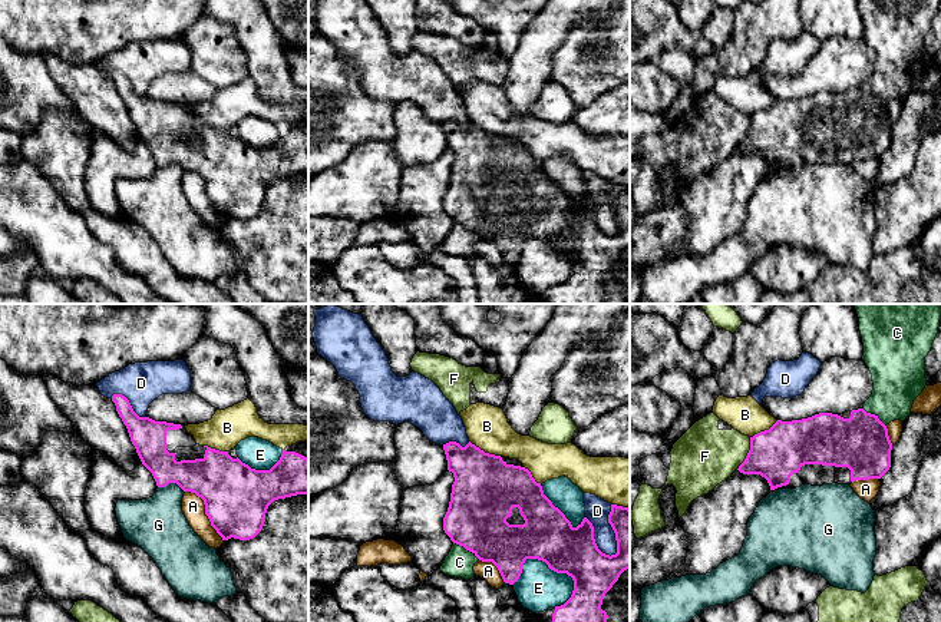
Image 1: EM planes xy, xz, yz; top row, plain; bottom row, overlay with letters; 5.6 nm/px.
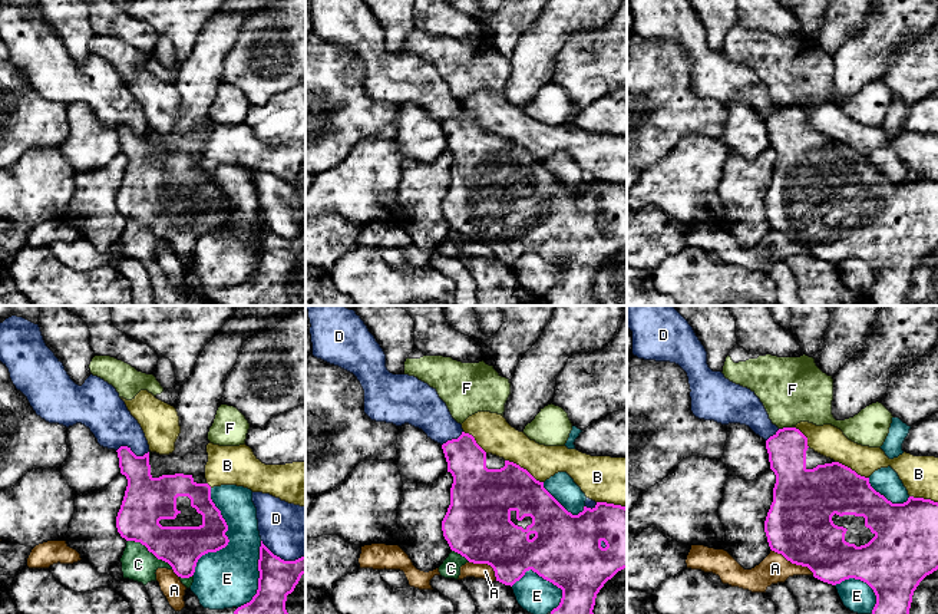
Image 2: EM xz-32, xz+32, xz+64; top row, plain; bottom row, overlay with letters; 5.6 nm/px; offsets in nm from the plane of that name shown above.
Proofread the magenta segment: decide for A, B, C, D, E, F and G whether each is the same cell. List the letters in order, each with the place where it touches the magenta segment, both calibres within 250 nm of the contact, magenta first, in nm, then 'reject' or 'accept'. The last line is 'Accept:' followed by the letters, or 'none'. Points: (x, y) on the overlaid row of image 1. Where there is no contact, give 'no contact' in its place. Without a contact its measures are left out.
A: contact xy (205, 512); calibres 360 and 130 nm; reject
B: contact xz (484, 452); calibres 360 and 240 nm; reject
C: contact xz (466, 549); calibres 340 and 160 nm; reject
D: contact xz (613, 529); calibres 260 and 140 nm; reject
E: contact xz (537, 558); calibres 300 and 260 nm; reject
F: contact yz (748, 453); calibres 280 and 340 nm; reject
G: contact xy (171, 482); calibres 280 and 300 nm; reject
Accept: none

